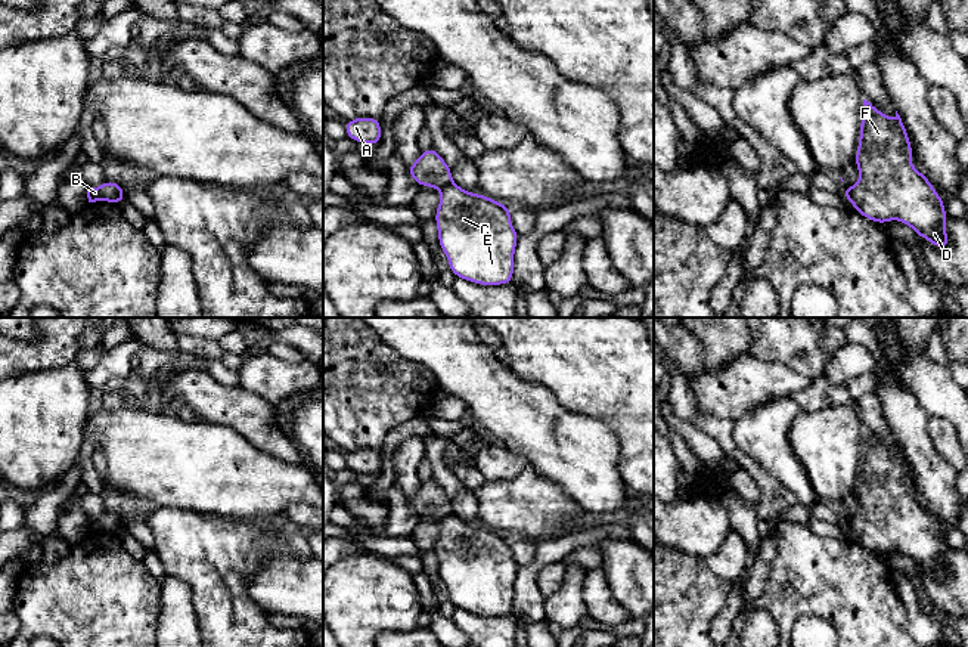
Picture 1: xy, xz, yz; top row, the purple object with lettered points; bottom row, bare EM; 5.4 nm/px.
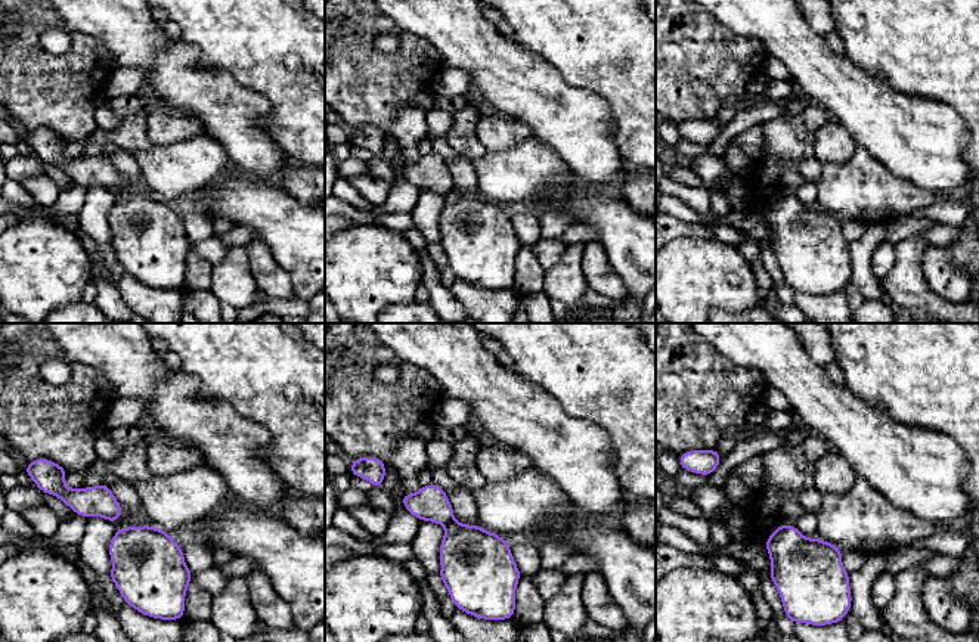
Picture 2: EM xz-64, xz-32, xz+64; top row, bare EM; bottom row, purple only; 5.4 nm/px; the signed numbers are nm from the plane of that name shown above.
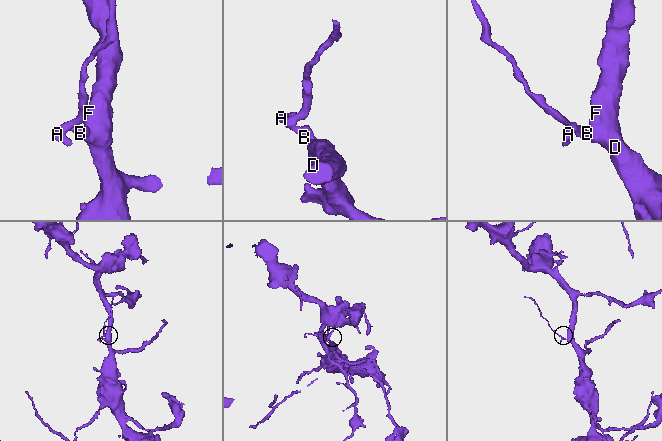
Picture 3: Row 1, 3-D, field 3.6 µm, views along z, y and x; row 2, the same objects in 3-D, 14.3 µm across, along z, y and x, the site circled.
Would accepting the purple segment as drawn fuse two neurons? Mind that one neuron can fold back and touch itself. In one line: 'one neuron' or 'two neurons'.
two neurons

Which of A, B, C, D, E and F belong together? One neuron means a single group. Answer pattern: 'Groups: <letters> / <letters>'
Groups: A B / C D E F

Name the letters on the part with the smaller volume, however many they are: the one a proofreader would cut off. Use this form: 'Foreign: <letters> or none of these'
Foreign: A, B

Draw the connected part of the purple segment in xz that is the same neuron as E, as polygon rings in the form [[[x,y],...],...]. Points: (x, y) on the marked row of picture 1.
[[[454,183],[440,192],[441,199],[435,211],[438,244],[453,275],[485,287],[512,282],[514,254],[519,235],[512,226],[511,208],[483,194],[468,192]]]

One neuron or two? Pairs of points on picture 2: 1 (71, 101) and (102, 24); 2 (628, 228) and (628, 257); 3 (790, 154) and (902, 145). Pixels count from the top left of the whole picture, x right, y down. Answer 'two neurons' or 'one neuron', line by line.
1: two neurons
2: one neuron
3: two neurons

